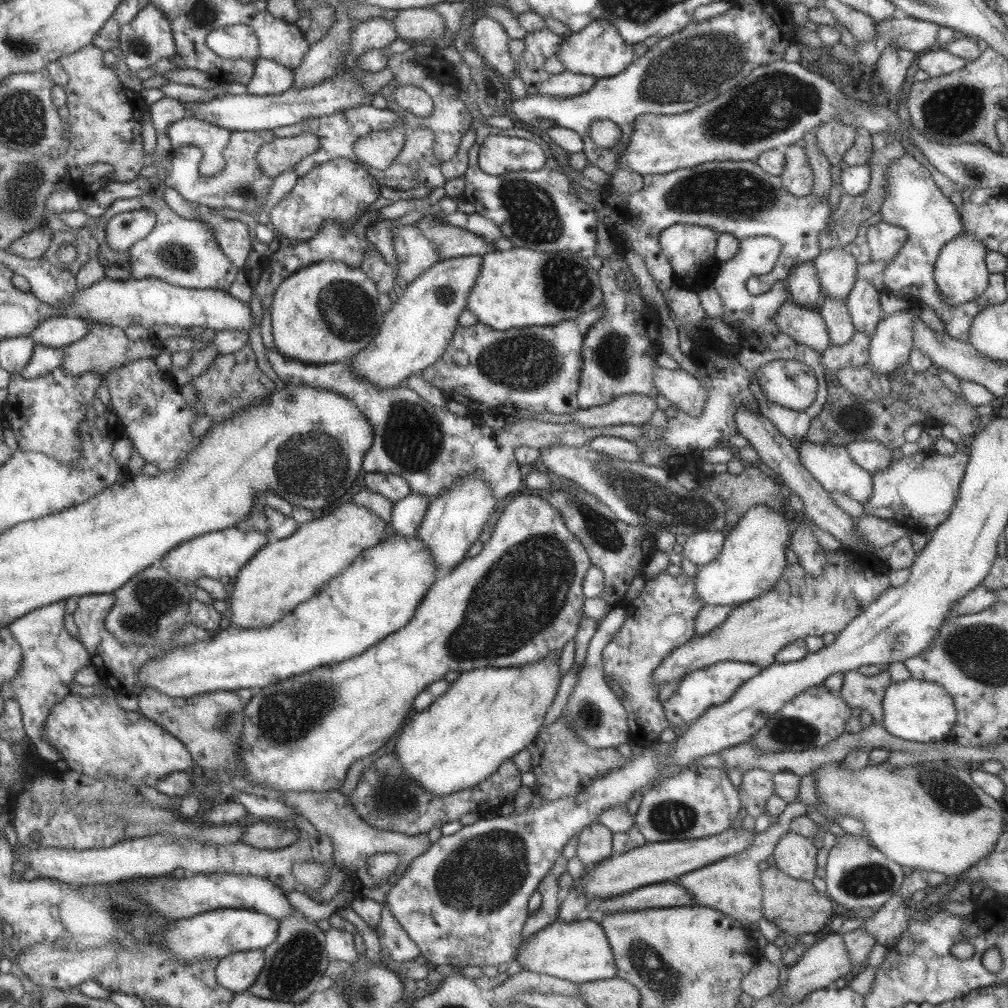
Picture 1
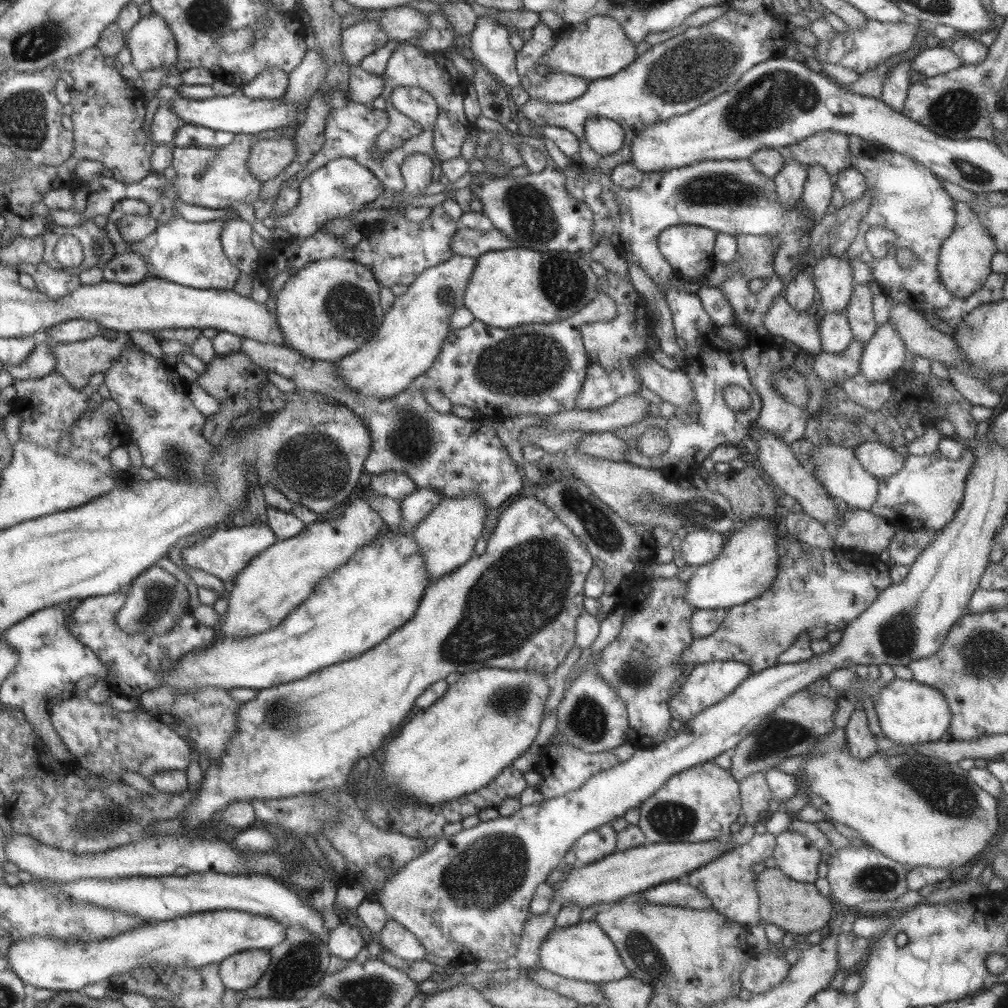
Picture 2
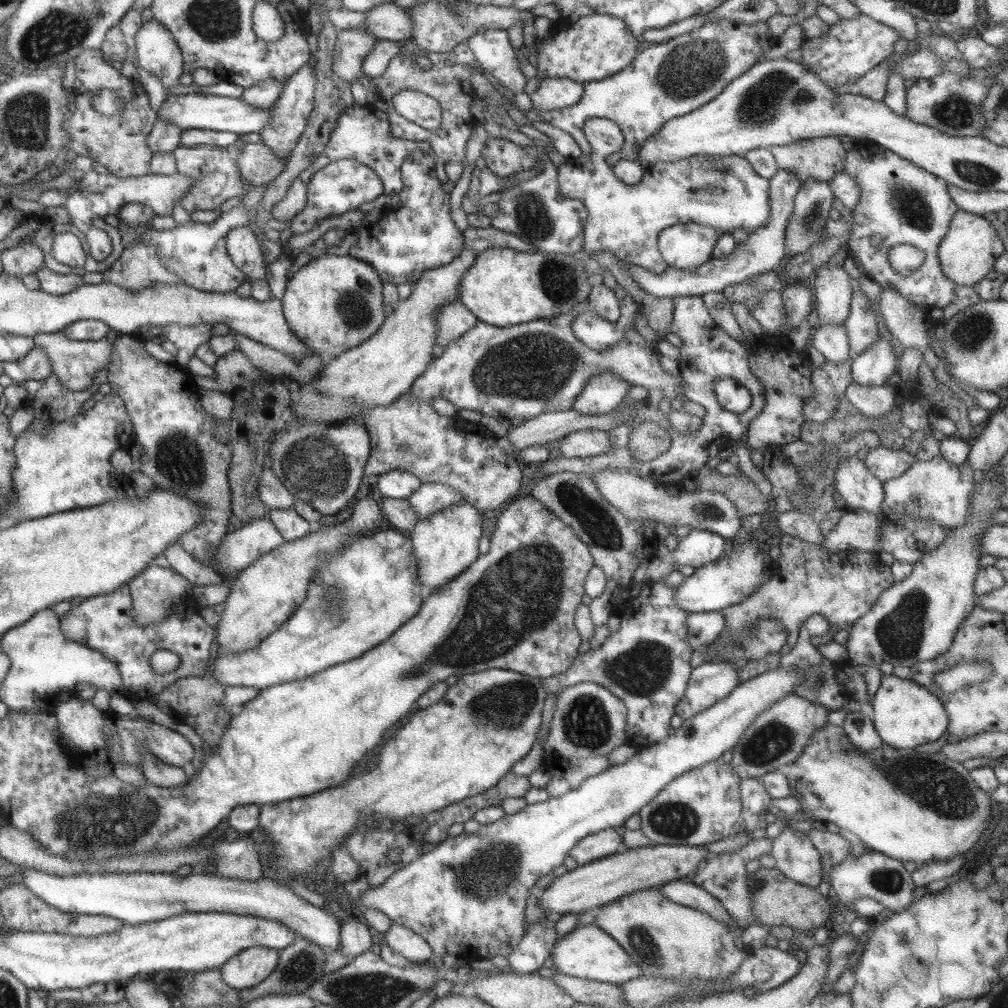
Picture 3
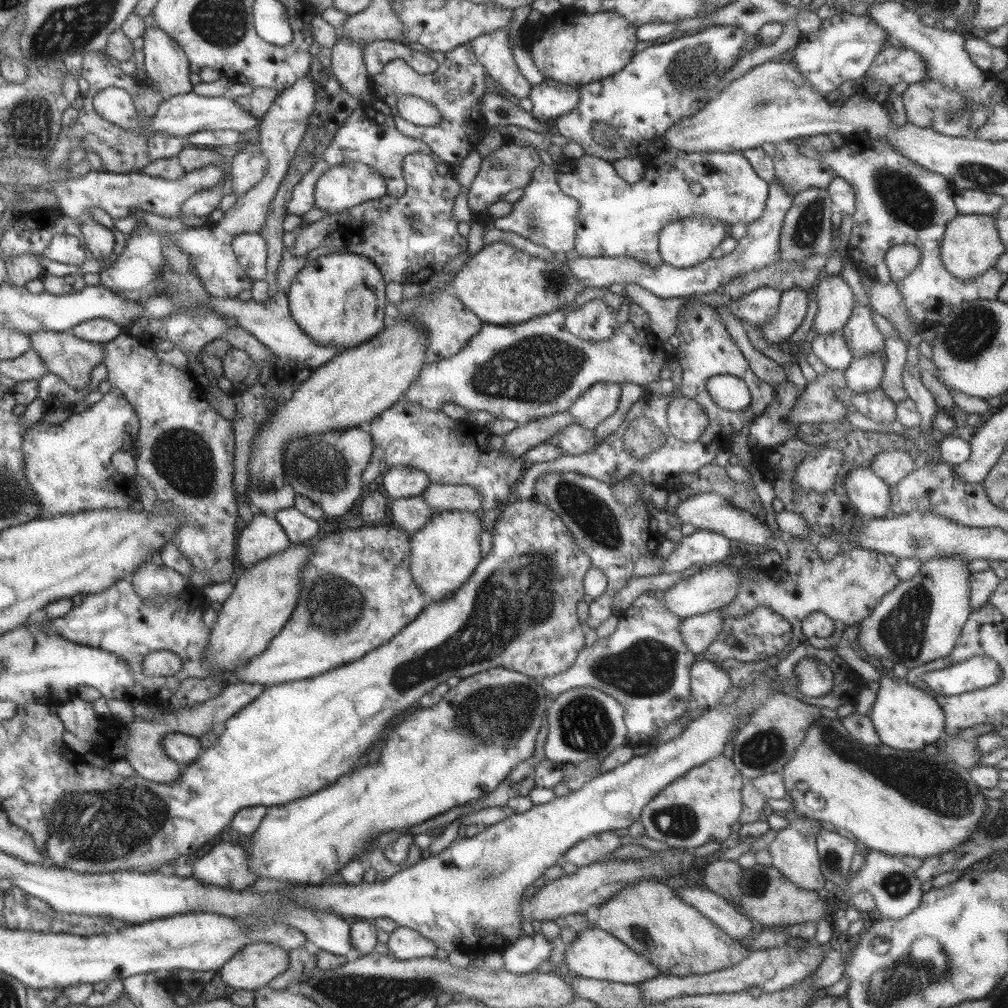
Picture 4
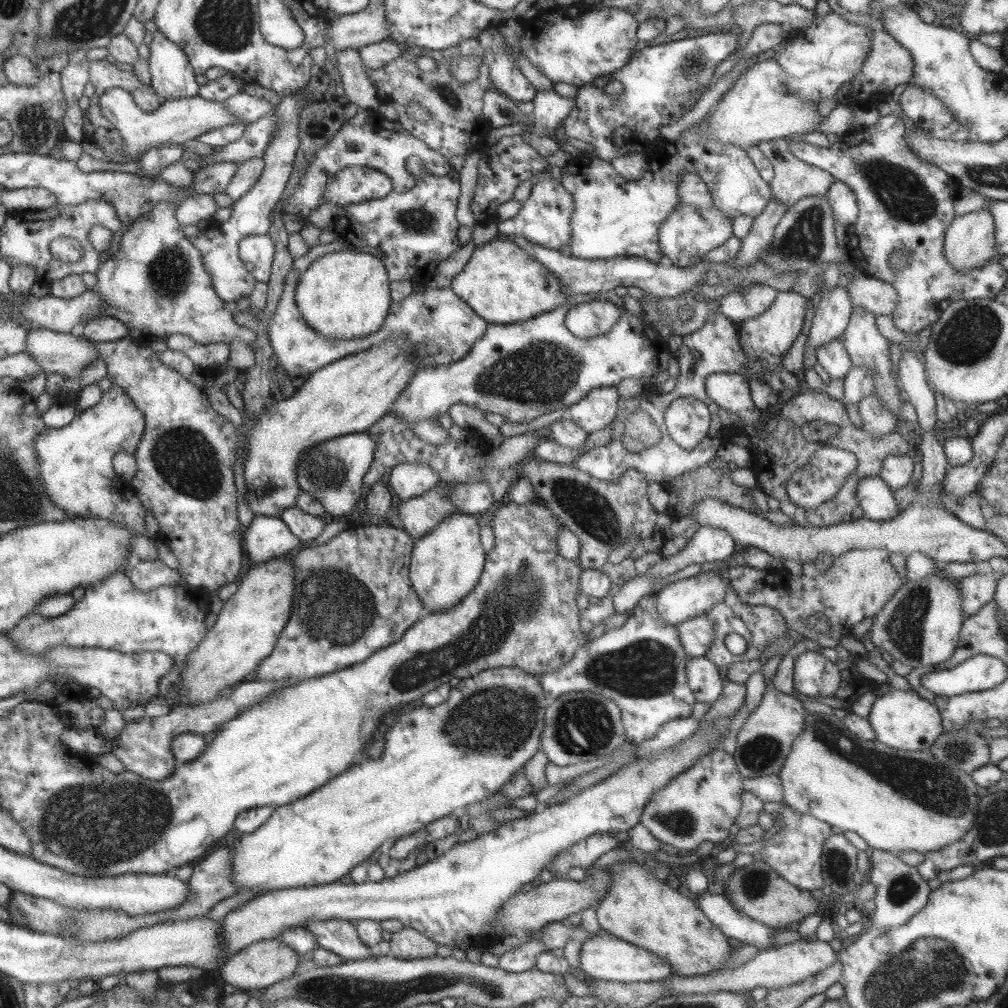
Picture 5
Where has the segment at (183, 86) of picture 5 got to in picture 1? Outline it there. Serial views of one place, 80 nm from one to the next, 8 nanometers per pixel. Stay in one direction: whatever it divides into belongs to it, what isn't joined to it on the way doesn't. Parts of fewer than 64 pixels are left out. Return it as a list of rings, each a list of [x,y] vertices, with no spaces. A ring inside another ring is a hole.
[[[151,3],[142,6],[131,22],[122,24],[119,27],[117,47],[122,52],[122,61],[128,70],[135,72],[155,64],[160,58],[173,58],[175,49],[171,31],[166,16]]]

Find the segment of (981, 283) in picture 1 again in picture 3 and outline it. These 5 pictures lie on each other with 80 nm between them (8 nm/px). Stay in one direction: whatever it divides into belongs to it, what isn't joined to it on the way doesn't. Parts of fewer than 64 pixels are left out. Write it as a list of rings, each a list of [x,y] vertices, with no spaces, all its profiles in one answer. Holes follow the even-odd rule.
[[[957,209],[947,228],[945,237],[938,246],[939,266],[942,273],[957,286],[973,286],[979,282],[991,269],[995,259],[1005,252],[1003,243],[999,241],[995,229],[987,220],[978,214]]]

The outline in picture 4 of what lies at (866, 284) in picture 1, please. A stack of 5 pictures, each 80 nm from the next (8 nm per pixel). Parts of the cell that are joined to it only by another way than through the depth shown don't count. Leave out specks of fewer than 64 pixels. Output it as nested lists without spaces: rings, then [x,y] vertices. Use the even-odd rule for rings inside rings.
[[[855,301],[848,321],[841,328],[841,335],[855,360],[875,353],[883,354],[884,336],[875,327],[871,313],[871,308]]]

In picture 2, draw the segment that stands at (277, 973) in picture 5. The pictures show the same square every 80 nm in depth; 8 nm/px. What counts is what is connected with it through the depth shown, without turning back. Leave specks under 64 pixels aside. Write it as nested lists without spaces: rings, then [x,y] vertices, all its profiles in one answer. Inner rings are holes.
[[[248,949],[227,956],[218,964],[218,973],[225,988],[244,991],[256,984],[269,964],[268,949]]]

